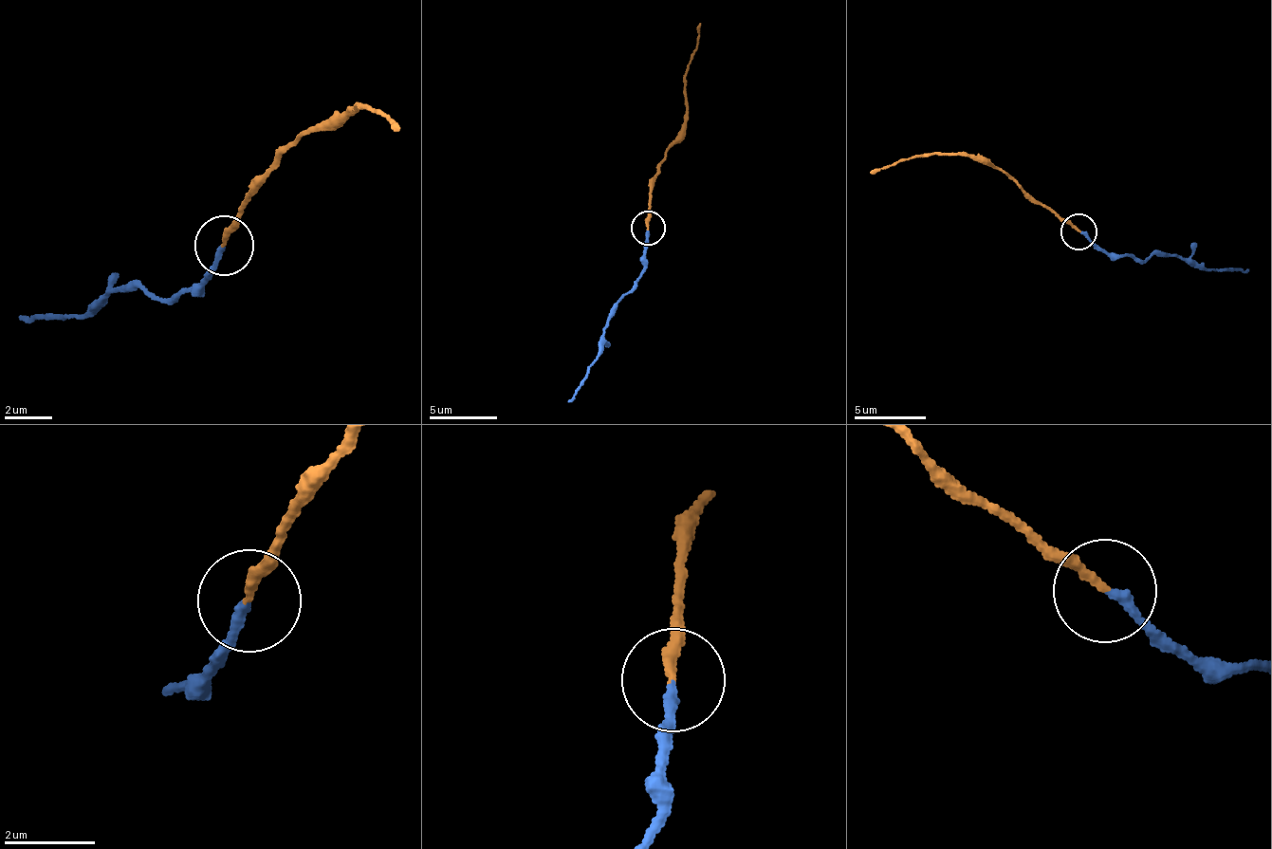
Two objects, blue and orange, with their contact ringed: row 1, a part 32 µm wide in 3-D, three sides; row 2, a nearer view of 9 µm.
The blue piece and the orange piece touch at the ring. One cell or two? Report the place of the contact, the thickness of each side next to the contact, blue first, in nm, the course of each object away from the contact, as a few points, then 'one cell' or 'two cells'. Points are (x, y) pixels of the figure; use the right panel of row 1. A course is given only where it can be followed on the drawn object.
(1078, 231) | 200/200 nm | blue via (1079, 232), (1107, 251), (1143, 262), (1154, 252), (1170, 254), (1207, 267), (1247, 268) | orange via (1079, 232), (1028, 201), (1006, 174), (968, 156), (915, 157), (869, 173) | one cell

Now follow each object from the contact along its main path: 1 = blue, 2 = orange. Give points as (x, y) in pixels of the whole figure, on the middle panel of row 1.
1: (649, 229), (642, 277), (617, 304), (608, 322), (599, 357), (569, 401)
2: (649, 229), (651, 181), (684, 122), (684, 70), (701, 22)

